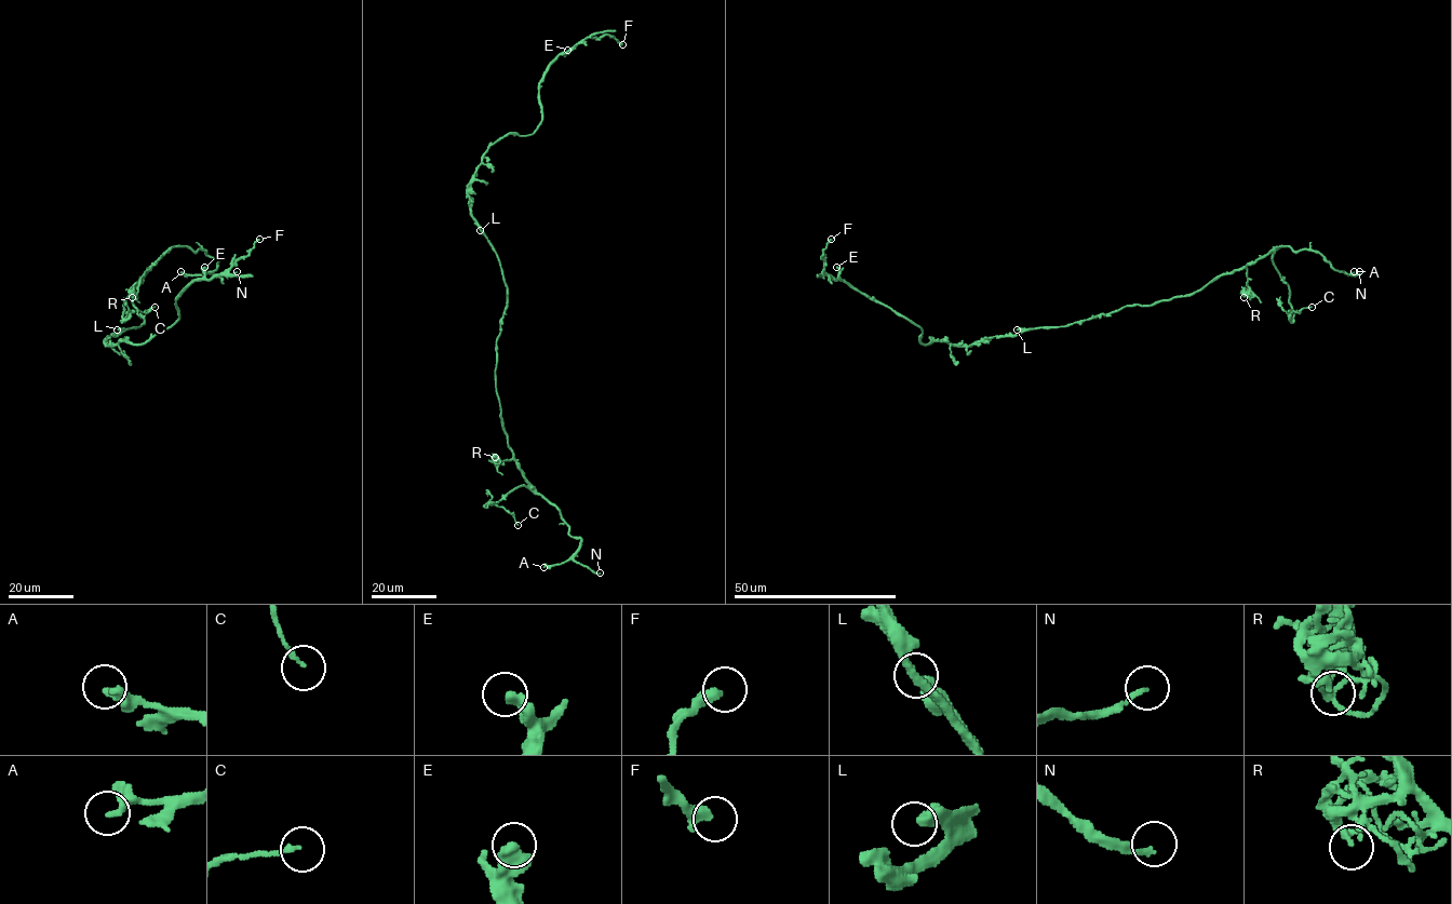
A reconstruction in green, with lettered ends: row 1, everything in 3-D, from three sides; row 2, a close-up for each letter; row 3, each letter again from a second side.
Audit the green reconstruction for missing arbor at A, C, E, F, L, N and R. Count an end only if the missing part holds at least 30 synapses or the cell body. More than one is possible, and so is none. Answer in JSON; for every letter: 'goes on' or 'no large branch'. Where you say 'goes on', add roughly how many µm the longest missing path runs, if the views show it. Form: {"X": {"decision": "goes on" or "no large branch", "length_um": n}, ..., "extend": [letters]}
{"A": {"decision": "no large branch"}, "C": {"decision": "no large branch"}, "E": {"decision": "no large branch"}, "F": {"decision": "no large branch"}, "L": {"decision": "no large branch"}, "N": {"decision": "goes on", "length_um": 60}, "R": {"decision": "no large branch"}, "extend": ["N"]}

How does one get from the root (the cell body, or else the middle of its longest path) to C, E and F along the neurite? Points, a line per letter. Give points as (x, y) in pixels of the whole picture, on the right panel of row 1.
C: (1058, 326), (1194, 294), (1272, 252), (1290, 292), (1290, 319), (1293, 310), (1312, 307)
E: (1058, 326), (1022, 328), (969, 346), (923, 343), (918, 325), (851, 288), (839, 278), (836, 267)
F: (1058, 326), (1022, 328), (969, 346), (923, 343), (918, 325), (823, 270), (821, 255), (831, 239)

